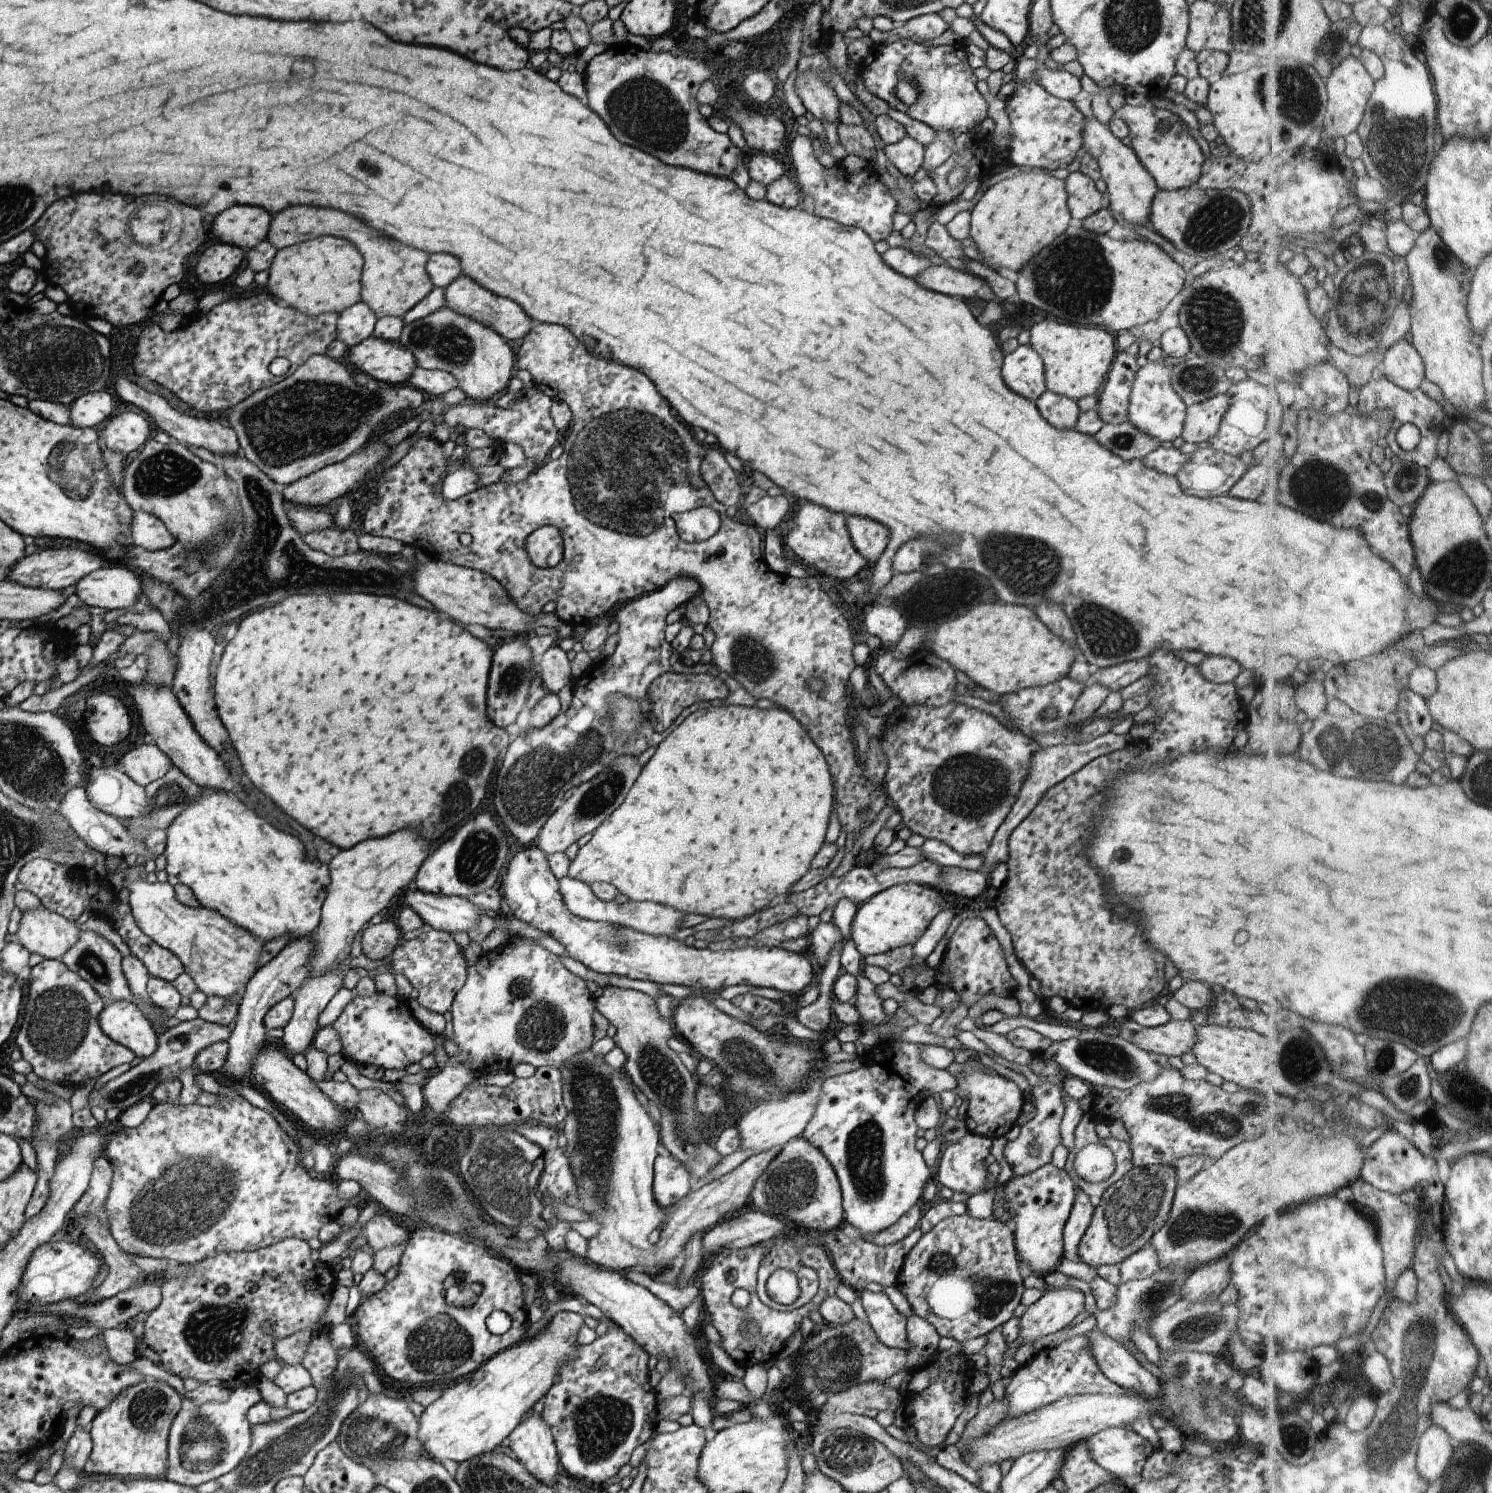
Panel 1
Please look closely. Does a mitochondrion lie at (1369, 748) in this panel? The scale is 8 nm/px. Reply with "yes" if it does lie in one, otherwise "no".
yes

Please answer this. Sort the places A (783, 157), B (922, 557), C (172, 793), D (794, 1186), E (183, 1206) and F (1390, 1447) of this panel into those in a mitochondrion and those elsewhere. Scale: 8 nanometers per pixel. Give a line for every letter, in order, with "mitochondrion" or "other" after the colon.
A: other
B: mitochondrion
C: mitochondrion
D: mitochondrion
E: mitochondrion
F: mitochondrion

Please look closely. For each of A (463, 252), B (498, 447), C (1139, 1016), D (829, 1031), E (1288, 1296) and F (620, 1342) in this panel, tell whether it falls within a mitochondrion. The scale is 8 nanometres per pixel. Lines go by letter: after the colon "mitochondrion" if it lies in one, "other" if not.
A: other
B: other
C: other
D: other
E: other
F: other

